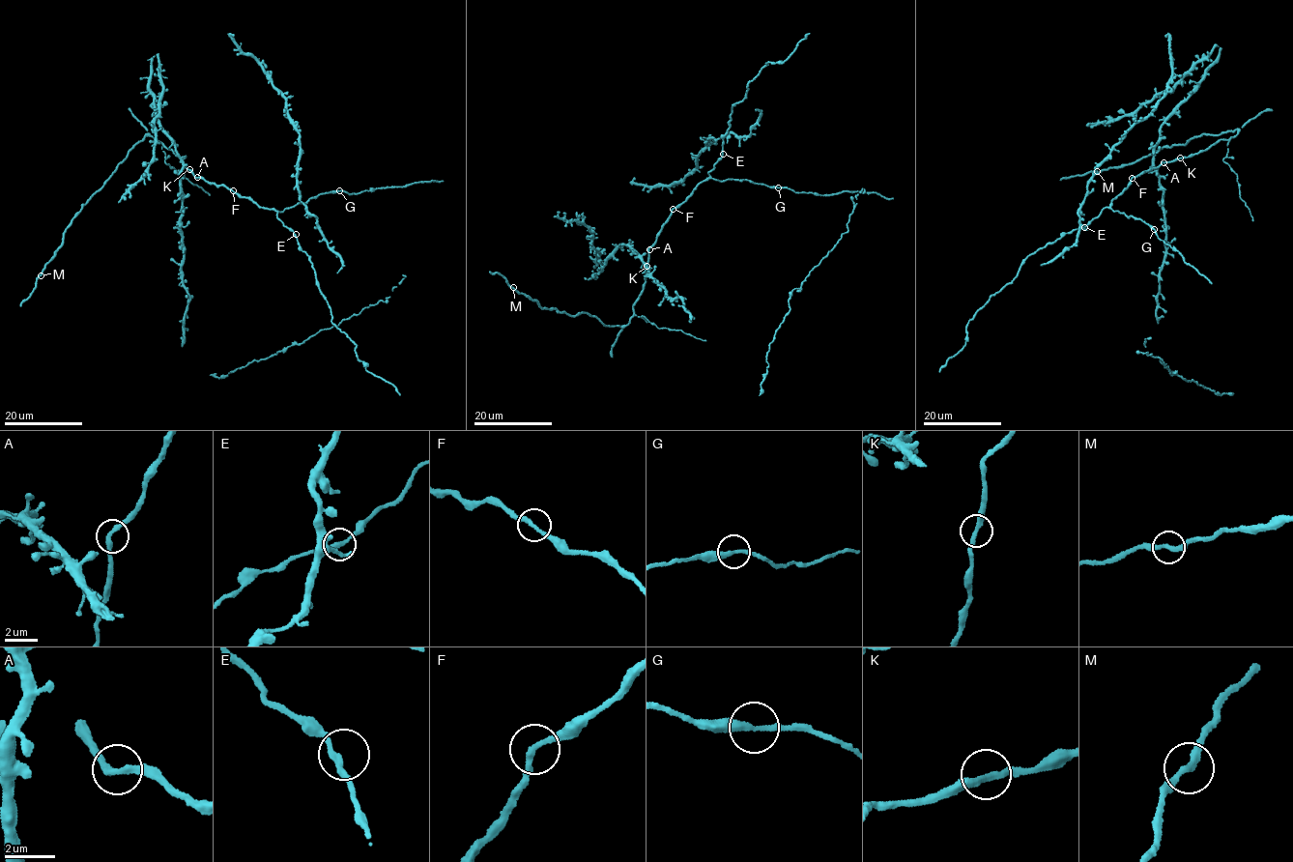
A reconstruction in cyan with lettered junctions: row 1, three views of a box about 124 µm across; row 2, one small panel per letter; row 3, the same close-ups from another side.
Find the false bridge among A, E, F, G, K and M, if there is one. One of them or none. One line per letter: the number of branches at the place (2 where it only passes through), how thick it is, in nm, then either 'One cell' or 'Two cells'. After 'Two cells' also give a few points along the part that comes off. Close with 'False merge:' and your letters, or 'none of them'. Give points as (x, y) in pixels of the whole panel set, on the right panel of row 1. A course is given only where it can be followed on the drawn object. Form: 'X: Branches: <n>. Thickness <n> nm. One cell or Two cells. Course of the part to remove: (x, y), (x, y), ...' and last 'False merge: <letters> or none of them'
A: Branches: 2. Thickness 280 nm. One cell
E: Branches: 2. Thickness 240 nm. One cell
F: Branches: 2. Thickness 240 nm. One cell
G: Branches: 2. Thickness 240 nm. One cell
K: Branches: 2. Thickness 280 nm. One cell
M: Branches: 2. Thickness 240 nm. One cell
False merge: none of them

